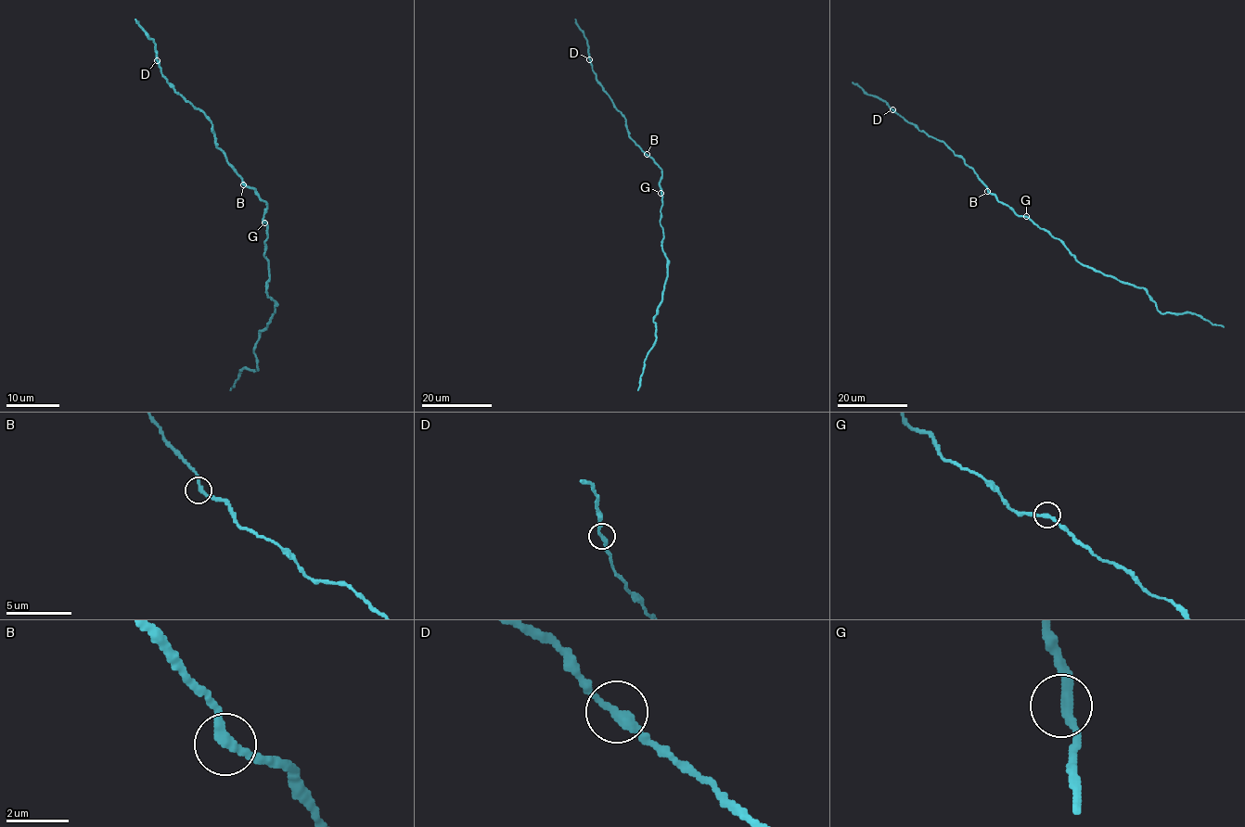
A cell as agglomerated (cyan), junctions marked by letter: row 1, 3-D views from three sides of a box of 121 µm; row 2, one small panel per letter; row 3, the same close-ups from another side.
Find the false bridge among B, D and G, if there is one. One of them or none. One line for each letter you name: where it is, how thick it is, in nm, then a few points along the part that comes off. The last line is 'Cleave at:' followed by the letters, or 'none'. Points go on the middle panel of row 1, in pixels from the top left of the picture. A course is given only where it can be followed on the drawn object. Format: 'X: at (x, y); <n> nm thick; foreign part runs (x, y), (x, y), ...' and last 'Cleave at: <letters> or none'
Cleave at: none

